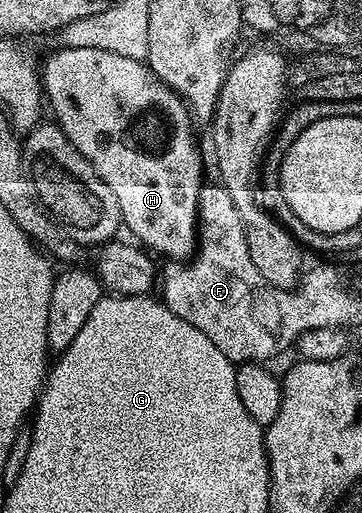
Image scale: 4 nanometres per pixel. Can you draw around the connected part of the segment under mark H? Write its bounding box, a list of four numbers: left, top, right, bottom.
[41,47,205,261]

